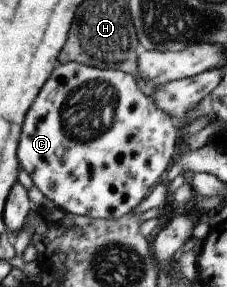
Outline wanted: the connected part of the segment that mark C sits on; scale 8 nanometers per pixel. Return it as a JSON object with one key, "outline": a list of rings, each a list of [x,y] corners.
{"outline":[[[68,62],[61,67],[57,67],[51,77],[47,79],[47,83],[43,85],[43,89],[39,91],[37,99],[33,101],[33,105],[27,111],[25,123],[23,123],[23,131],[21,131],[21,139],[19,139],[19,149],[17,149],[18,163],[23,166],[23,169],[29,174],[33,180],[33,184],[45,196],[51,200],[55,207],[67,211],[75,216],[82,216],[92,219],[117,220],[125,215],[131,214],[142,203],[155,186],[164,179],[164,176],[169,171],[174,159],[177,157],[177,143],[181,137],[180,131],[175,127],[172,119],[155,103],[154,99],[147,97],[133,75],[127,74],[120,70],[110,68],[95,68],[78,62]]]}

